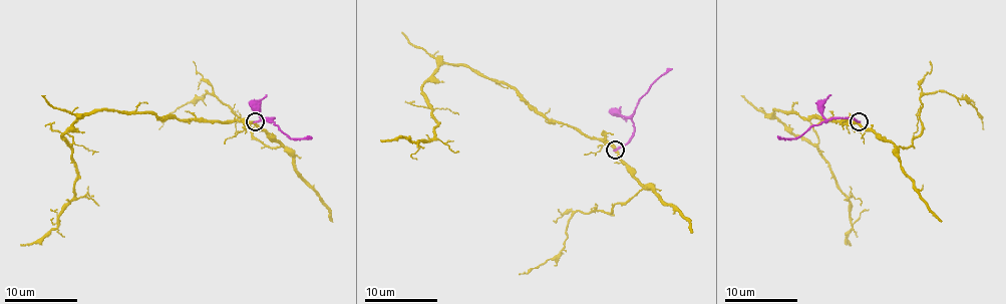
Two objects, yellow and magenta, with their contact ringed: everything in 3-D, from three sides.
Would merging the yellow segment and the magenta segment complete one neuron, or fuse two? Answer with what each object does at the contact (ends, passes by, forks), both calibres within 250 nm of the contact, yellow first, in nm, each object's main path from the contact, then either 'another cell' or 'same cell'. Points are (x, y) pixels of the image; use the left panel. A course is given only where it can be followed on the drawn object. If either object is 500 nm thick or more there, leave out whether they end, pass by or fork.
yellow passes by | magenta ends | 300/240 nm | yellow via (255, 121), (84, 112), (62, 134), (75, 165), (75, 194), (59, 216), (57, 227), (21, 245) | magenta via (255, 121), (272, 117), (290, 137), (311, 135) | another cell

